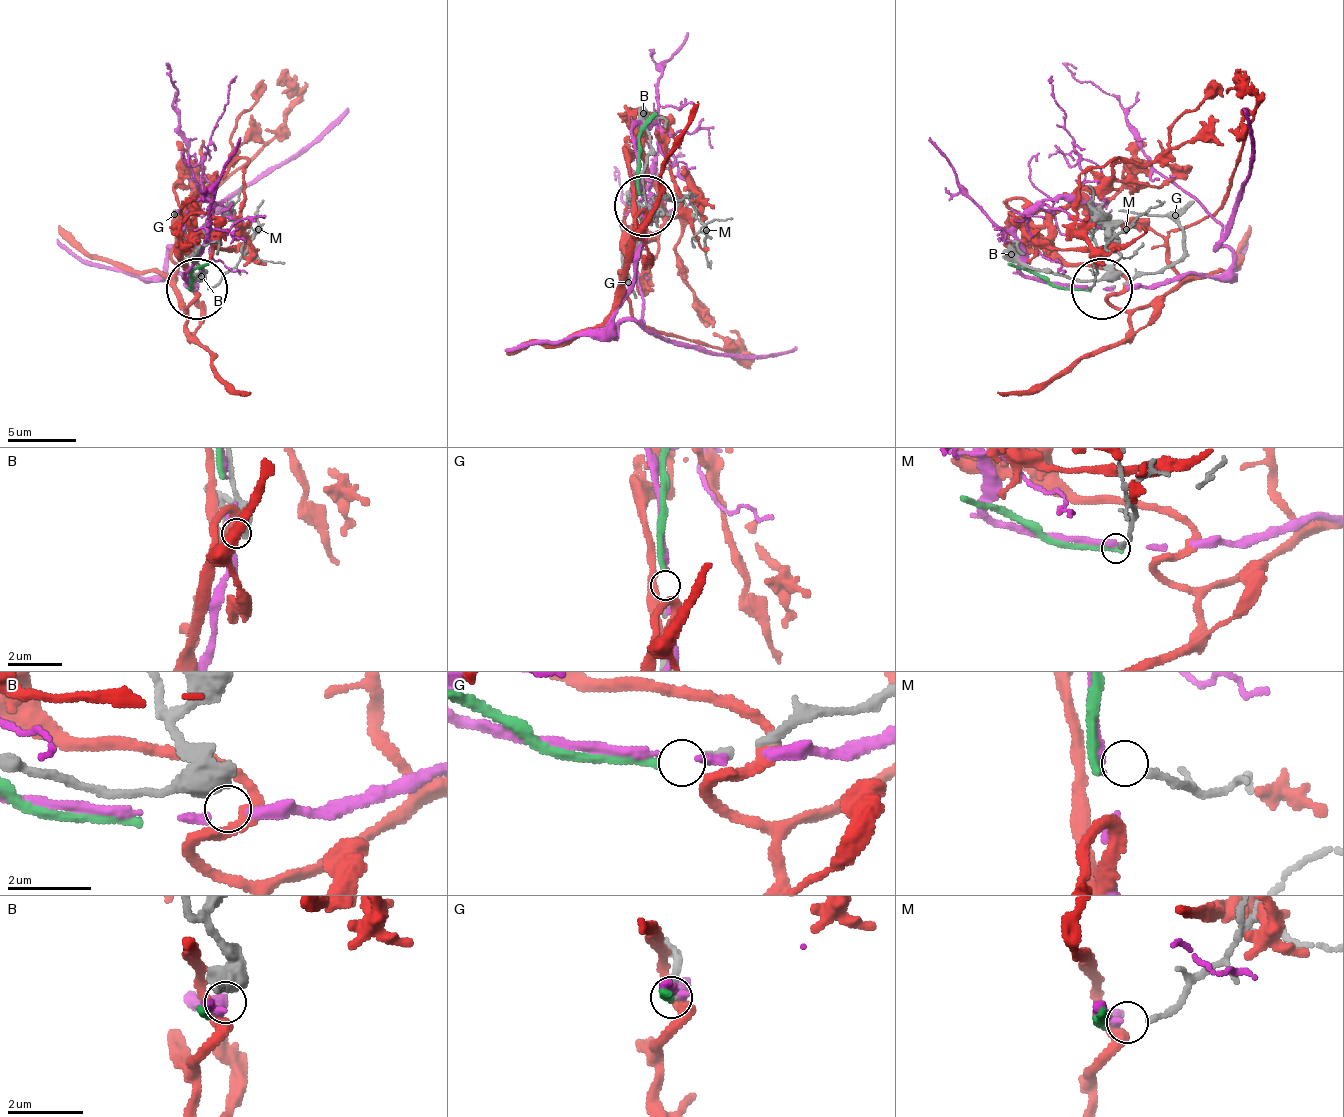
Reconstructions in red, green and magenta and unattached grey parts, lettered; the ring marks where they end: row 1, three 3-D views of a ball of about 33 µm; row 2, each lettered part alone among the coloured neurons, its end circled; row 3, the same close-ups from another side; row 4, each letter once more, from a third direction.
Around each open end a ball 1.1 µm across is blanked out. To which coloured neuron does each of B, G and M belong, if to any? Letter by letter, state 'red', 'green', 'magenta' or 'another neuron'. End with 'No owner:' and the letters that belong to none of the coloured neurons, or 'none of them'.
B: another neuron
G: green
M: magenta
No owner: B

